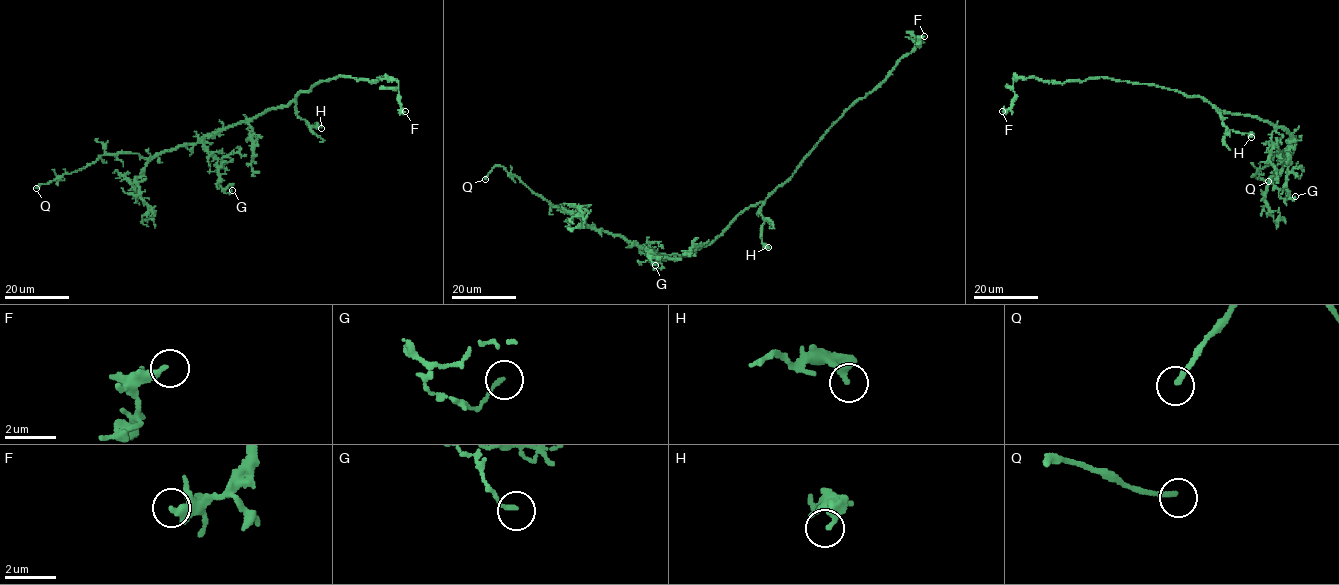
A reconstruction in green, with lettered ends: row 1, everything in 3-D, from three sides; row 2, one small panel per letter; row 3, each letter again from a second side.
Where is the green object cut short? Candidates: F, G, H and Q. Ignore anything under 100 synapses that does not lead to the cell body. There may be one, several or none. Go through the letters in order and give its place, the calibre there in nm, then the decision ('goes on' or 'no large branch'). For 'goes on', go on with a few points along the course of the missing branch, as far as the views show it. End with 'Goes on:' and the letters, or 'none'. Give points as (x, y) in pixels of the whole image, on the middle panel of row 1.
F: (924, 36) | 280 nm | no large branch
G: (655, 265) | 140 nm | no large branch
H: (768, 247) | 300 nm | no large branch
Q: (485, 179) | 200 nm | goes on | (485, 179), (479, 190), (472, 191)
Goes on: Q

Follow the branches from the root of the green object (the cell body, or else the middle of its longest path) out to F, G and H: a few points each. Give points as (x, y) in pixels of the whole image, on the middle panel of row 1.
F: (735, 219), (790, 178), (825, 132), (850, 106), (877, 88), (897, 62), (923, 42), (918, 45), (924, 36)
G: (735, 219), (713, 240), (692, 253), (661, 255), (644, 248), (650, 248), (653, 253), (647, 254), (655, 265)
H: (735, 219), (762, 202), (758, 211), (764, 221), (761, 239), (768, 247)

